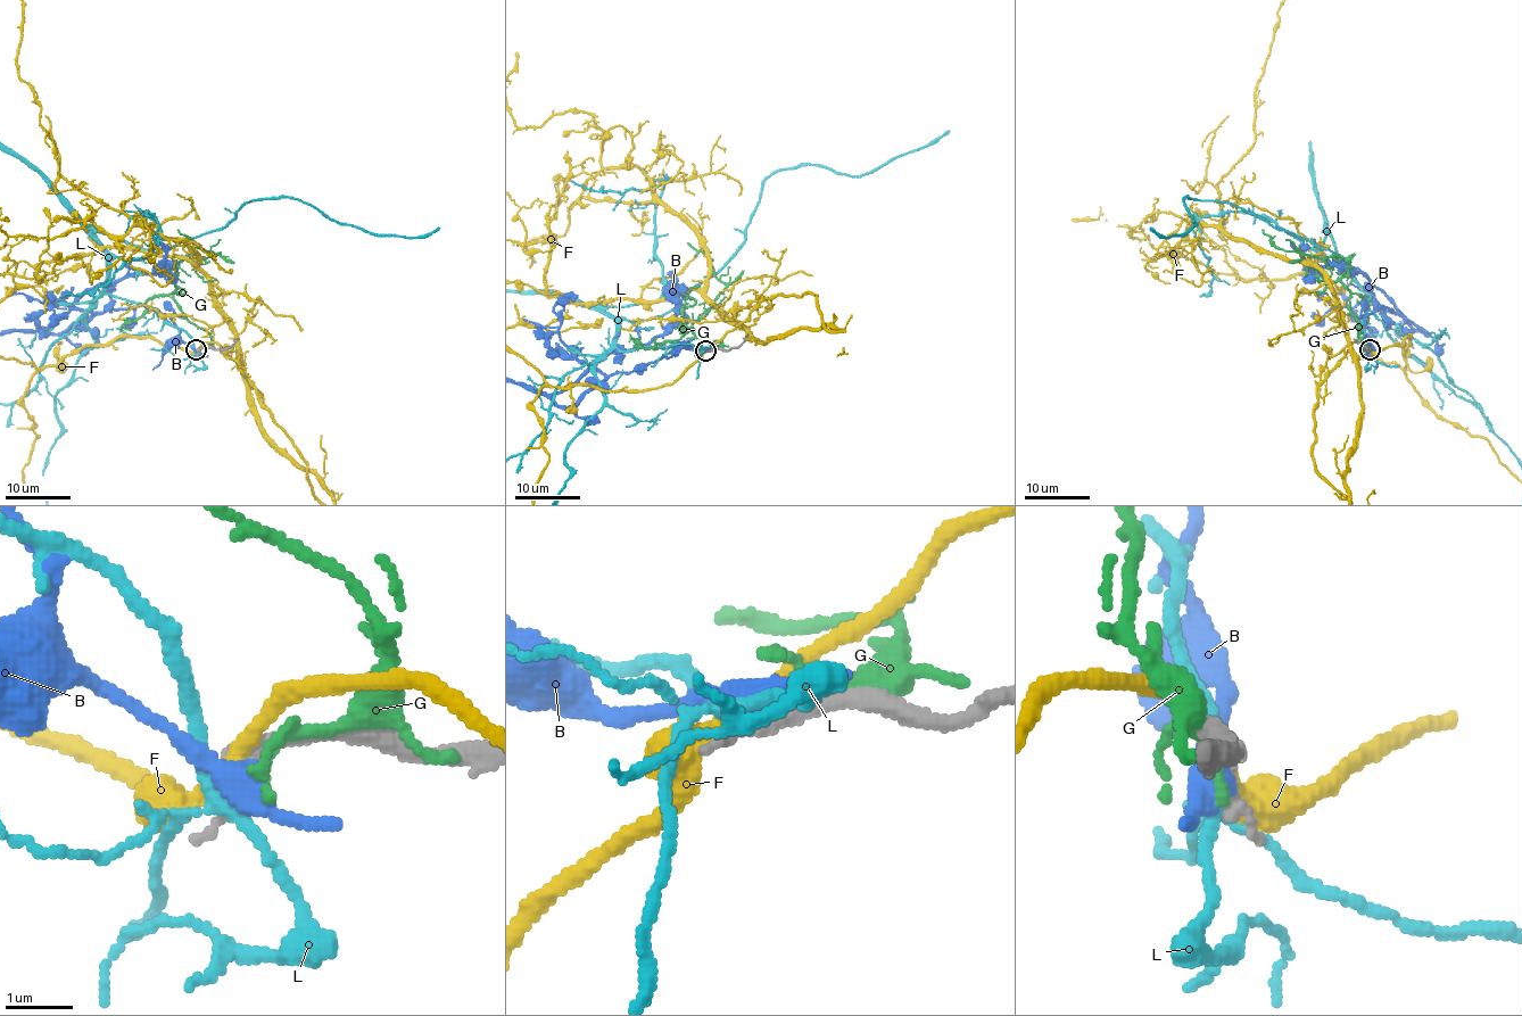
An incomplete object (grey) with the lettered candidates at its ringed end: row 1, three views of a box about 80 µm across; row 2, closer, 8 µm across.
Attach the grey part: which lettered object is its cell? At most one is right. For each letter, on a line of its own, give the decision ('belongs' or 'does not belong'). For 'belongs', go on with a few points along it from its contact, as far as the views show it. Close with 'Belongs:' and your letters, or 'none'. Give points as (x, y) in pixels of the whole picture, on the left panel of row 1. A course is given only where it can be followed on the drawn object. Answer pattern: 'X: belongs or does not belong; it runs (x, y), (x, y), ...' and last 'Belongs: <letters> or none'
B: does not belong
F: does not belong
G: does not belong
L: does not belong
Belongs: none

